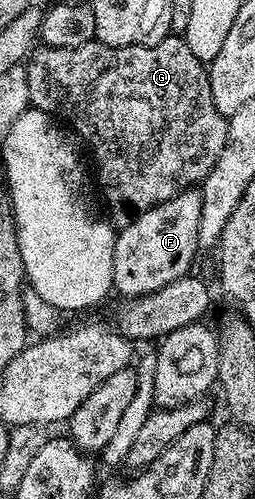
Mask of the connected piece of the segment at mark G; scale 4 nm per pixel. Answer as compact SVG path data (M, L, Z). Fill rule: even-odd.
M169 35L166 36L162 42L156 43L155 46L142 46L142 45L129 45L128 47L108 47L104 43L100 43L96 39L93 41L89 41L88 43L84 43L80 47L52 47L51 45L42 45L41 47L35 48L33 52L31 52L28 60L25 62L26 66L26 74L28 75L28 95L30 96L31 106L35 109L39 109L40 111L44 111L45 113L49 113L51 117L57 119L59 122L65 123L81 140L84 142L86 140L85 148L88 150L90 148L90 153L94 156L94 165L92 161L92 169L96 174L96 189L100 194L101 200L102 197L106 200L106 209L105 212L108 214L109 220L113 222L115 226L121 227L129 223L129 221L134 221L138 216L141 215L144 211L148 211L152 207L156 207L160 203L164 203L168 199L174 197L178 193L184 192L186 189L193 189L199 183L201 183L207 175L212 171L212 167L216 163L216 159L220 159L220 151L224 151L224 143L226 142L226 123L228 118L226 118L220 111L216 111L216 103L212 99L212 91L210 90L210 74L208 72L207 66L200 59L196 57L192 53L190 47L188 47L188 43L183 41L183 38L178 35Z

